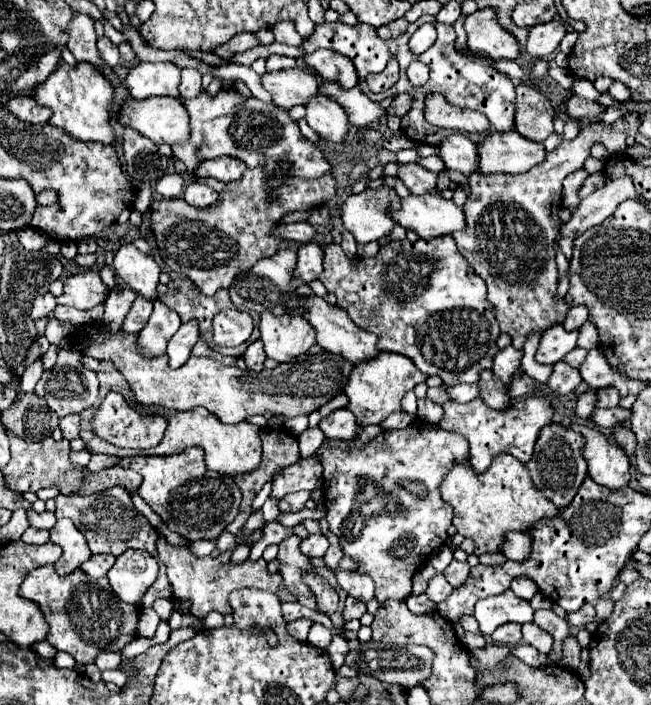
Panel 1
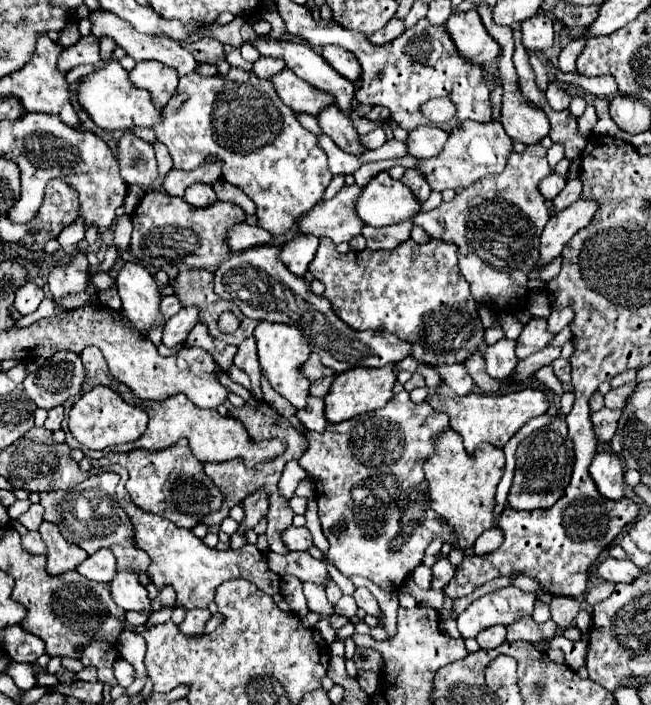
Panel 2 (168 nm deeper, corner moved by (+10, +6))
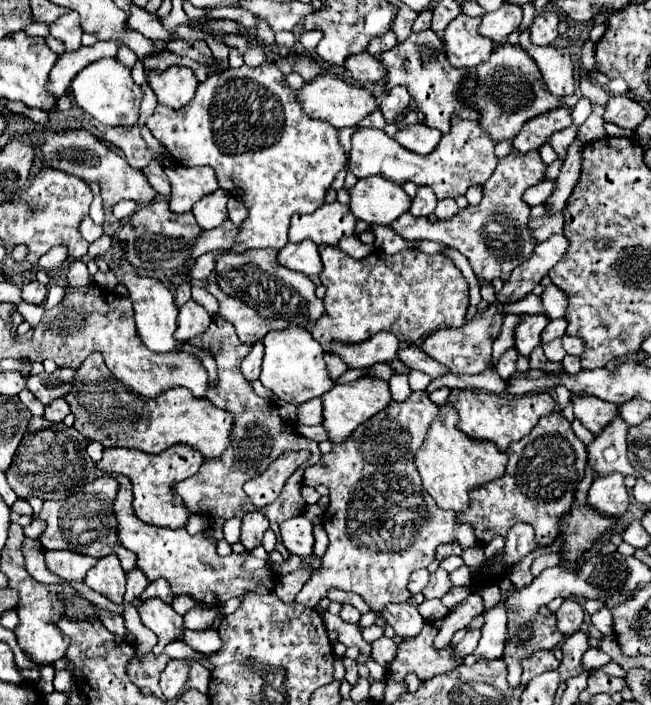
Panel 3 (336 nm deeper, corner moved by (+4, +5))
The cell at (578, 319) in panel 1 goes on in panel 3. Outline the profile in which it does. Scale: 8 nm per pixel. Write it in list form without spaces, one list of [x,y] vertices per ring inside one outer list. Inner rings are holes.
[[[551,319],[549,325],[543,329],[543,335],[541,335],[543,343],[549,343],[549,341],[553,341],[557,337],[563,337],[565,329],[567,329],[567,321],[565,319]]]

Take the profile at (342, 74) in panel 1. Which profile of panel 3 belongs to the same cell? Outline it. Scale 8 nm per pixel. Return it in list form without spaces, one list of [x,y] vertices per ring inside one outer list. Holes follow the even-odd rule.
[[[367,53],[351,55],[351,59],[347,59],[347,63],[343,67],[349,69],[353,79],[361,81],[361,83],[385,81],[385,77],[387,77],[387,67],[379,59],[367,55]]]

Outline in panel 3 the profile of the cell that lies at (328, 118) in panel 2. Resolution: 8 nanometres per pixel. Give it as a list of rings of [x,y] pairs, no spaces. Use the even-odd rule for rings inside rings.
[[[455,119],[451,123],[451,131],[441,137],[439,145],[433,153],[421,157],[413,151],[407,151],[405,147],[399,147],[391,137],[387,137],[385,131],[379,129],[355,129],[353,135],[353,149],[349,153],[349,169],[355,173],[355,177],[371,177],[381,175],[397,185],[403,185],[407,181],[413,181],[415,185],[427,185],[435,191],[437,199],[447,197],[461,197],[467,193],[473,185],[485,185],[485,181],[493,175],[497,167],[495,157],[495,143],[487,139],[485,131],[479,127],[477,121],[461,121]]]

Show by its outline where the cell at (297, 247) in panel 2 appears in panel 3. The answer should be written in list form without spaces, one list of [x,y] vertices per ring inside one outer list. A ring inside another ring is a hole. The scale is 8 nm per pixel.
[[[301,241],[301,243],[287,243],[279,255],[277,255],[279,265],[299,271],[305,275],[319,275],[323,271],[323,263],[317,251],[317,245],[313,241]]]

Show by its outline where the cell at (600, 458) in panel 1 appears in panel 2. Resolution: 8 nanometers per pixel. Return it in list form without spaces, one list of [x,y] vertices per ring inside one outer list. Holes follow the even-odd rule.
[[[601,450],[595,454],[591,466],[589,466],[591,478],[595,480],[599,492],[605,498],[617,500],[623,496],[623,486],[625,486],[625,472],[623,472],[623,462],[613,454],[611,450]]]

